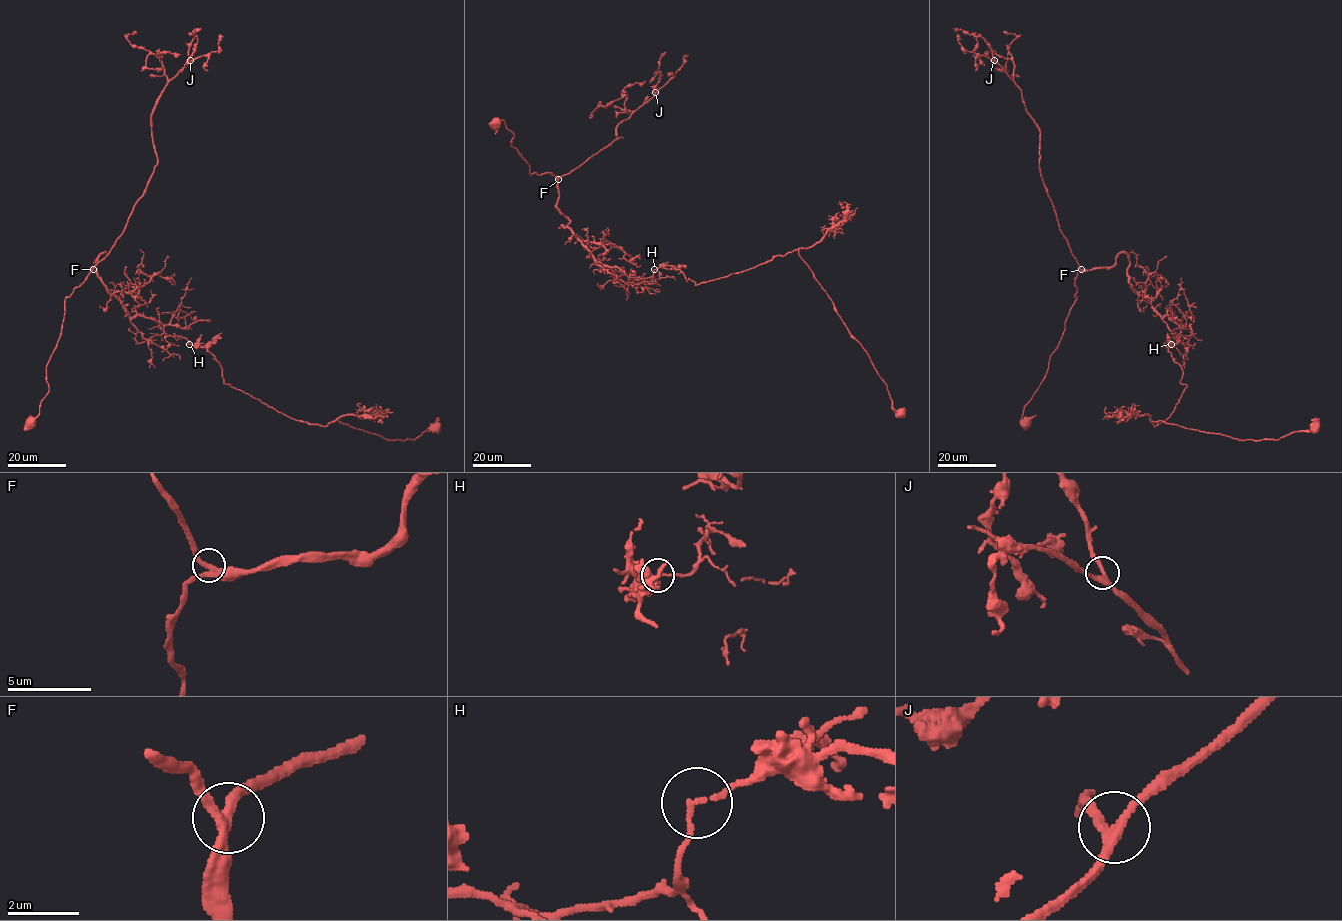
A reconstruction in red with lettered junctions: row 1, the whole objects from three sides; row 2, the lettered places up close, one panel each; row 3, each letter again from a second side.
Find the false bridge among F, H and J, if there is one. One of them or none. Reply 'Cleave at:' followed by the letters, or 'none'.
Cleave at: H

